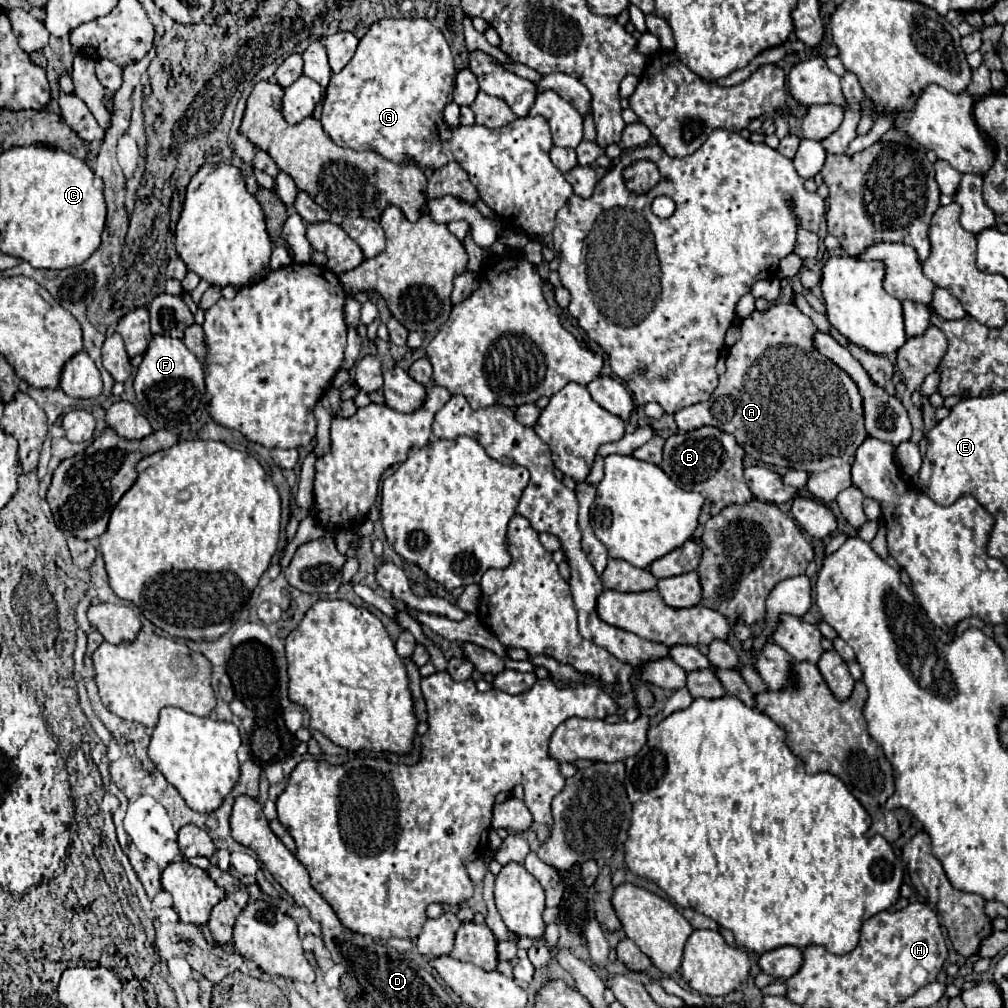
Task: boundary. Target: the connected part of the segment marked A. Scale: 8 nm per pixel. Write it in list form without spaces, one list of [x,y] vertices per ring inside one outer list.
[[[772,303],[766,311],[754,311],[740,323],[740,339],[728,349],[726,373],[720,375],[720,383],[712,397],[704,403],[680,409],[674,413],[680,433],[712,425],[736,437],[744,451],[772,467],[790,467],[810,471],[808,493],[830,503],[840,491],[852,485],[850,467],[856,449],[868,437],[864,429],[862,397],[854,381],[832,361],[822,357],[812,337],[818,333],[816,325],[794,303]]]

